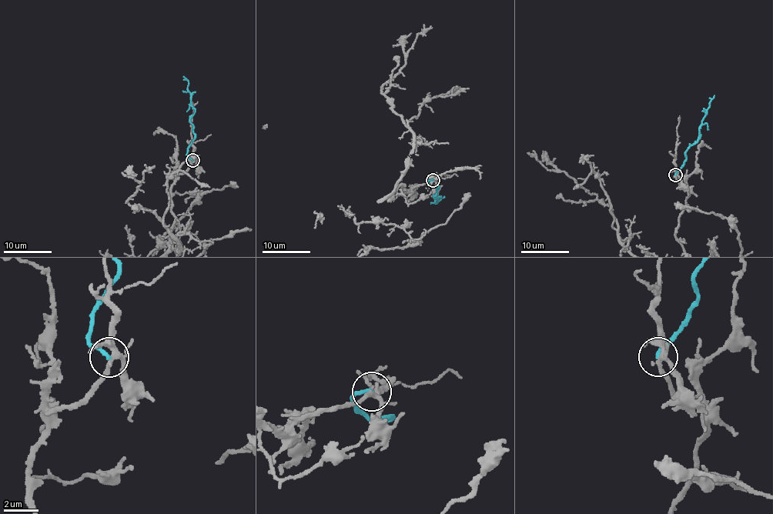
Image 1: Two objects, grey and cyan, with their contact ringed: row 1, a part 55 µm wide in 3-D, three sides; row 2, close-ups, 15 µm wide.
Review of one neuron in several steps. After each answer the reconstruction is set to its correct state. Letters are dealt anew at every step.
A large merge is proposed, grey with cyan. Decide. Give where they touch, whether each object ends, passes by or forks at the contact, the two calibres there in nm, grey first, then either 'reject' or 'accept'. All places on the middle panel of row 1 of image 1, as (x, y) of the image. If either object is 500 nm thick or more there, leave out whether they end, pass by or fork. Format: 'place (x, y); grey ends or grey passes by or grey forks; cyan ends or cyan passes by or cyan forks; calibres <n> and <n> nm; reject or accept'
place (433, 180); grey forks; cyan ends; calibres 240 and 220 nm; reject

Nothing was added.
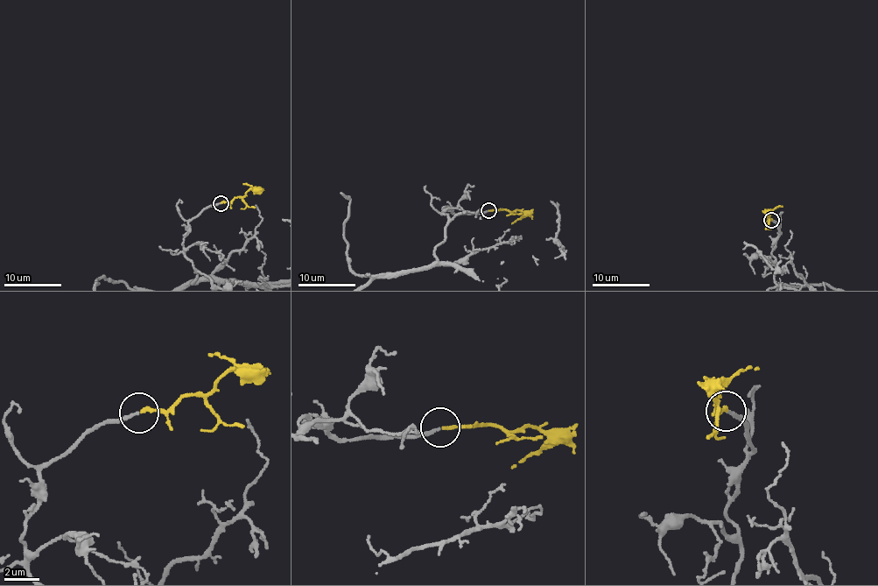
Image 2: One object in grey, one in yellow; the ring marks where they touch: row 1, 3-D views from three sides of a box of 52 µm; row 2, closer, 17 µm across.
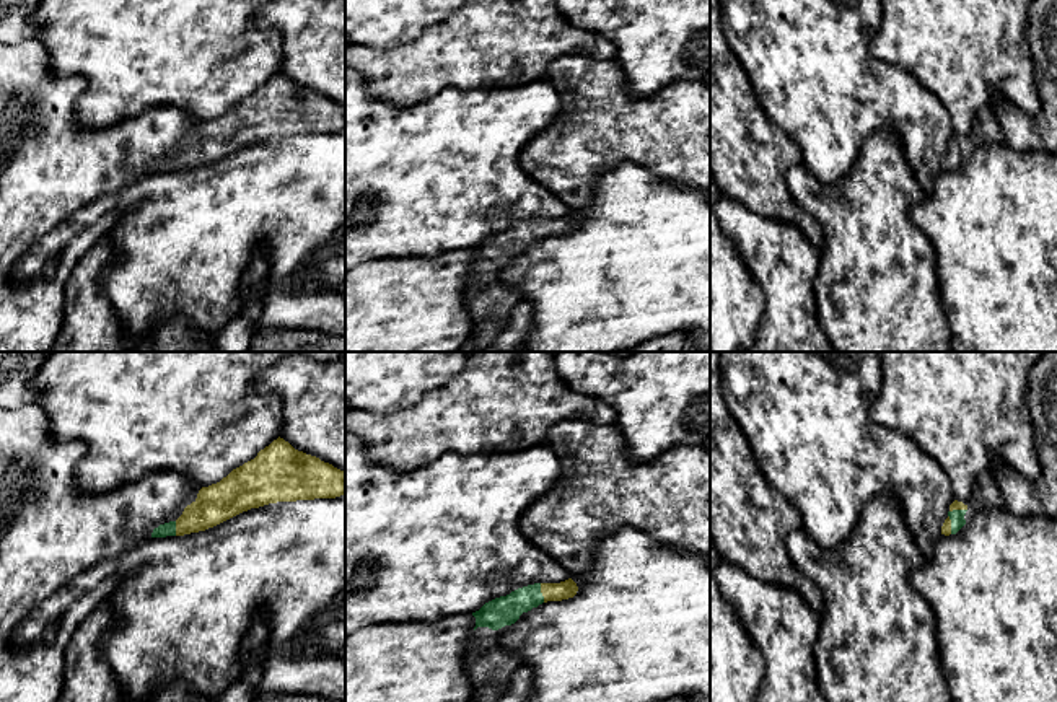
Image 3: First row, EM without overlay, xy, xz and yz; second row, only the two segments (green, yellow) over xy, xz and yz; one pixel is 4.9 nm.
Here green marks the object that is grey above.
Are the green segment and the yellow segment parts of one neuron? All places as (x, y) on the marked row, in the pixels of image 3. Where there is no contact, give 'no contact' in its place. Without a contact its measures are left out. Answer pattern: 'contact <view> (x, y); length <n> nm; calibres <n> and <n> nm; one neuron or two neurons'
contact xz (541, 593); length 100 nm; calibres 150 and 100 nm; one neuron

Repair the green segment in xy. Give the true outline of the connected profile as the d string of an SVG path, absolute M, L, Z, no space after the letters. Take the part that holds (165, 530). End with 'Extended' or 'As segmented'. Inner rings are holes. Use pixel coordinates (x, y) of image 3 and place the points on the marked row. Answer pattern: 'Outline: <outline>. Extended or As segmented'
Outline: M283 438L274 440L257 456L233 469L220 482L202 487L176 521L160 524L151 537L184 536L213 528L243 511L277 502L336 498L345 494L345 471L295 450Z. Extended

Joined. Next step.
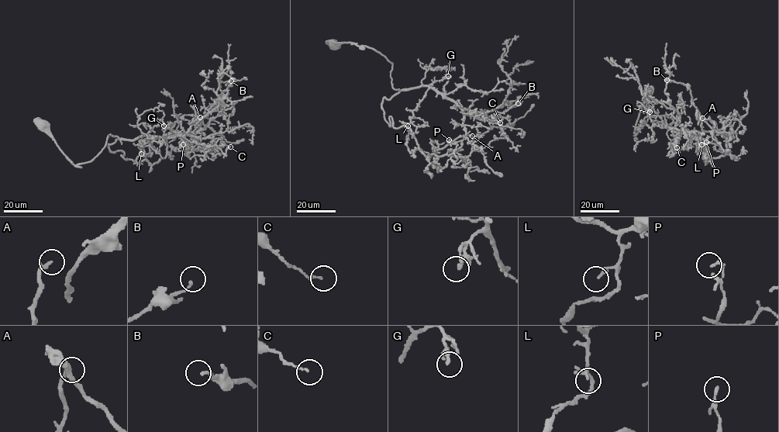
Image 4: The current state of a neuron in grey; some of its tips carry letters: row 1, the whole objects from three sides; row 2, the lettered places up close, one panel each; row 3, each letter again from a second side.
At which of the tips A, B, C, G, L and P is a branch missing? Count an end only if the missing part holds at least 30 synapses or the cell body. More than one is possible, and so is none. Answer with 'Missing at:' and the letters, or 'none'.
Missing at: A

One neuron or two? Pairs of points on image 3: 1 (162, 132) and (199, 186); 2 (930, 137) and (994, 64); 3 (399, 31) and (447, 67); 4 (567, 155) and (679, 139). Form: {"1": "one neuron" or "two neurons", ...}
{"1": "two neurons", "2": "two neurons", "3": "two neurons", "4": "one neuron"}

